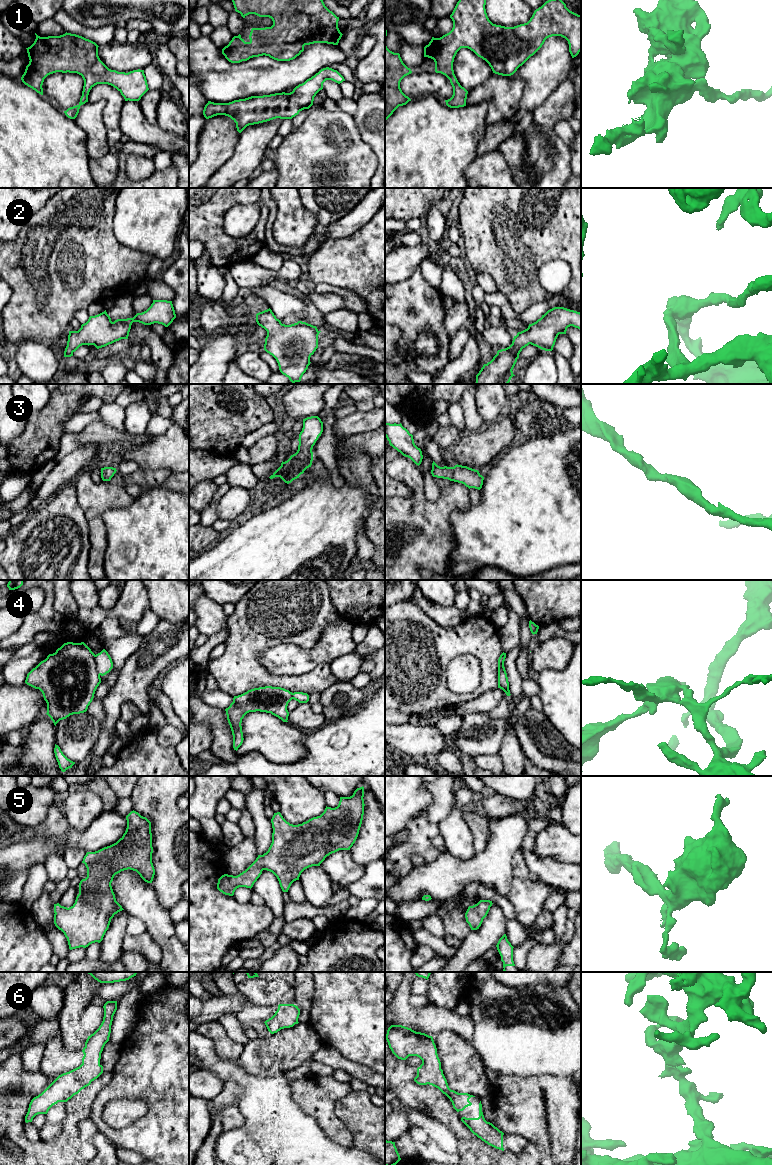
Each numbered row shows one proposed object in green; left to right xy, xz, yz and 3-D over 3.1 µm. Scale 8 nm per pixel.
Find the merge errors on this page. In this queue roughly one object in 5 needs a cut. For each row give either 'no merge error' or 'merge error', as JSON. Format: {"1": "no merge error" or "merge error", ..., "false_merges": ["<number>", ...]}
{"1": "no merge error", "2": "no merge error", "3": "no merge error", "4": "merge error", "5": "no merge error", "6": "no merge error", "false_merges": ["4"]}

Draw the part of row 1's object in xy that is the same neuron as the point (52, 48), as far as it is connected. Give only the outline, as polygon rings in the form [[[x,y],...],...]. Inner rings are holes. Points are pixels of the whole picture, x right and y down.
[[[67,32],[60,36],[35,35],[34,43],[26,48],[30,61],[21,80],[43,95],[42,85],[48,75],[56,72],[81,75],[84,86],[80,102],[64,111],[70,119],[77,117],[80,106],[88,102],[90,90],[97,84],[113,86],[125,101],[139,101],[149,90],[144,70],[125,73],[109,69],[98,56],[99,46],[89,39]]]

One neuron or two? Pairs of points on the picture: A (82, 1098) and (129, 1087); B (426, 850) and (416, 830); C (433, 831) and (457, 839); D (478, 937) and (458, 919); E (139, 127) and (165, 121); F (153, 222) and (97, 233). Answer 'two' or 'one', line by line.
A: two
B: one
C: two
D: two
E: two
F: two

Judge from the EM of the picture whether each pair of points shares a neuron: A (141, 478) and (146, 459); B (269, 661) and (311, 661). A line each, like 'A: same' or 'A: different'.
A: different
B: same

